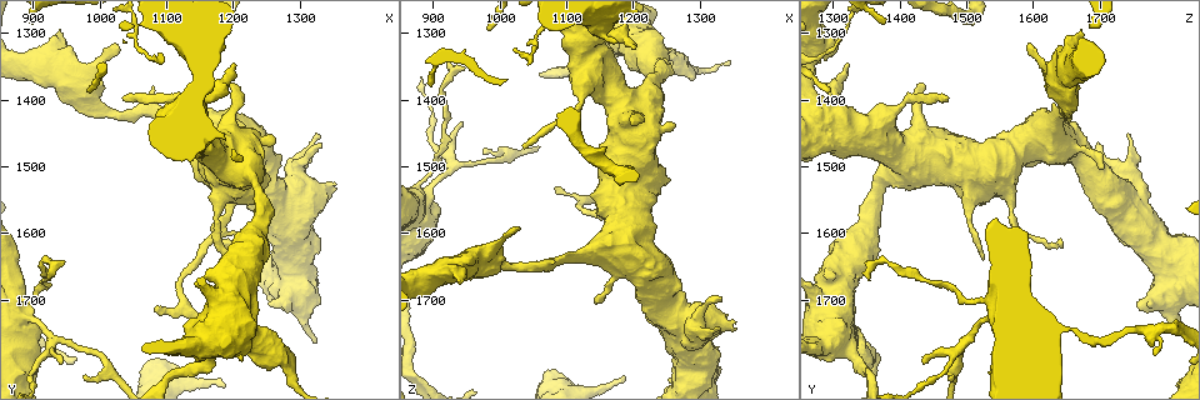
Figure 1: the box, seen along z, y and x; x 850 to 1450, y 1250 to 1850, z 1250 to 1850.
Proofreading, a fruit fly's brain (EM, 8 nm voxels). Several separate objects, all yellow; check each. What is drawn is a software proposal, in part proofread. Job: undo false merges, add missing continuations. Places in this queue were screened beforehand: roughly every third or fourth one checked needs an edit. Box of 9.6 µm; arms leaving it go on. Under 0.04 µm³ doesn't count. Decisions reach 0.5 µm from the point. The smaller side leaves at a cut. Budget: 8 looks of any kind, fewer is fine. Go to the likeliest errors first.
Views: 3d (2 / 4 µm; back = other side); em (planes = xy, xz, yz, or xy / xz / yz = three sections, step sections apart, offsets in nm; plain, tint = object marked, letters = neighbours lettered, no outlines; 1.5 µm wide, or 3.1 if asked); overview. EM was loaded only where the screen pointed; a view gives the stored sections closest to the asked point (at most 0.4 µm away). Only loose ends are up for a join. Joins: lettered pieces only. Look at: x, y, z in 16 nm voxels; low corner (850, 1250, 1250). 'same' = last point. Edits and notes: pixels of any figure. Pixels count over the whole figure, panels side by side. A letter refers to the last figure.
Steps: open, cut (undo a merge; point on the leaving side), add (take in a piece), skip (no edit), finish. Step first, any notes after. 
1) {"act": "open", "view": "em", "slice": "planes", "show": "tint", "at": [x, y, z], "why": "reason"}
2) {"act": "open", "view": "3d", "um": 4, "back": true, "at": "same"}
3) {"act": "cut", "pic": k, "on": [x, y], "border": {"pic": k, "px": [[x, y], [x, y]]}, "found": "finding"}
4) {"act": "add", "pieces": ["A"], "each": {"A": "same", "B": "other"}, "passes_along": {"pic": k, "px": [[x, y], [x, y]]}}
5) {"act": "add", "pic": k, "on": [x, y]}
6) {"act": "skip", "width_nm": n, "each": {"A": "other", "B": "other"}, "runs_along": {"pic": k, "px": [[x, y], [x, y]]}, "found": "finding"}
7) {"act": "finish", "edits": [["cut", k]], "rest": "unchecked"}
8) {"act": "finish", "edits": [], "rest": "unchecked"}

{"act": "open", "view": "em", "slice": "planes", "show": "letters", "at": [940, 1295, 1670], "why": "free end"}

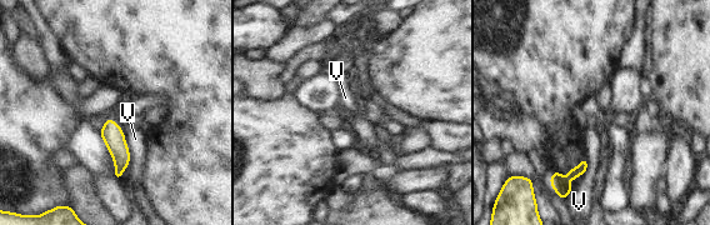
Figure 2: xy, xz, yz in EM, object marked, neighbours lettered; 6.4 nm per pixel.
{"act": "skip", "each": {"V": "other"}, "border": {"pic": 2, "px": [[118, 125], [121, 129], [130, 161]]}, "found": "none of them fits"}

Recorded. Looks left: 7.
{"act": "open", "view": "em", "slice": "yz", "step": 8, "show": "letters", "at": [1140, 1500, 1705], "why": "free end"}

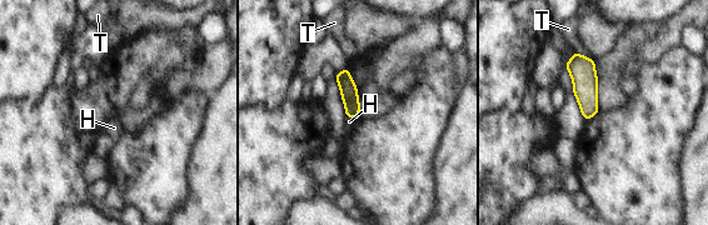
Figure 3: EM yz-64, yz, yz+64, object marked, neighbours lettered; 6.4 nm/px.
{"act": "skip", "width_nm": 110, "each": {"H": "other", "T": "other"}, "border": {"pic": 3, "px": [[347, 115], [354, 119]]}, "found": "no lettered piece goes on from it"}

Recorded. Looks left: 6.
{"act": "open", "view": "3d", "um": 4, "at": [1175, 1295, 1315]}

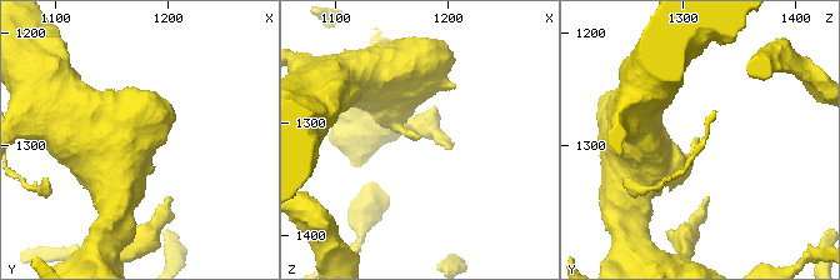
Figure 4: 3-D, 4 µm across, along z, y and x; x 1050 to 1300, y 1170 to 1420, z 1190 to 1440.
{"act": "open", "view": "em", "slice": "planes", "show": "tint", "at": [1176, 1292, 1314], "why": "shape alone is not enough"}

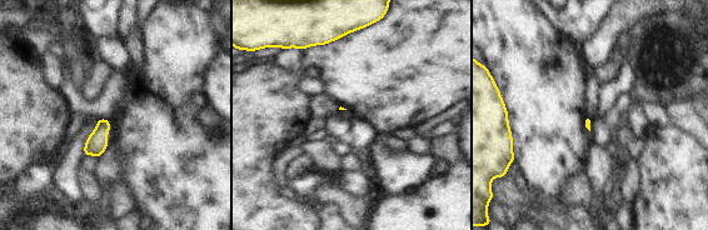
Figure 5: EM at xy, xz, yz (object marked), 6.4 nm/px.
{"act": "open", "view": "em", "slice": "planes", "show": "letters", "at": "same"}

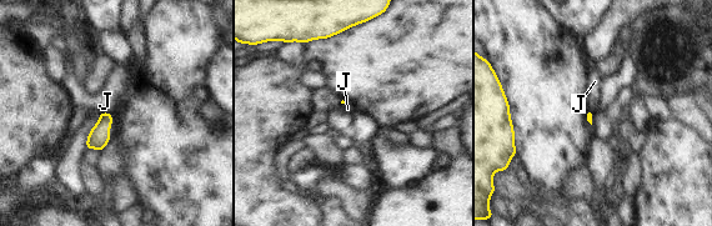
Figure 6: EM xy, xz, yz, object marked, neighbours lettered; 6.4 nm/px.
{"act": "skip", "each": {"J": "other"}, "border": {"pic": 6, "px": [[100, 111], [111, 114]]}, "found": "no lettered piece goes on from it"}

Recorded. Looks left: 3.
{"act": "finish", "edits": [], "rest": "unchecked"}

